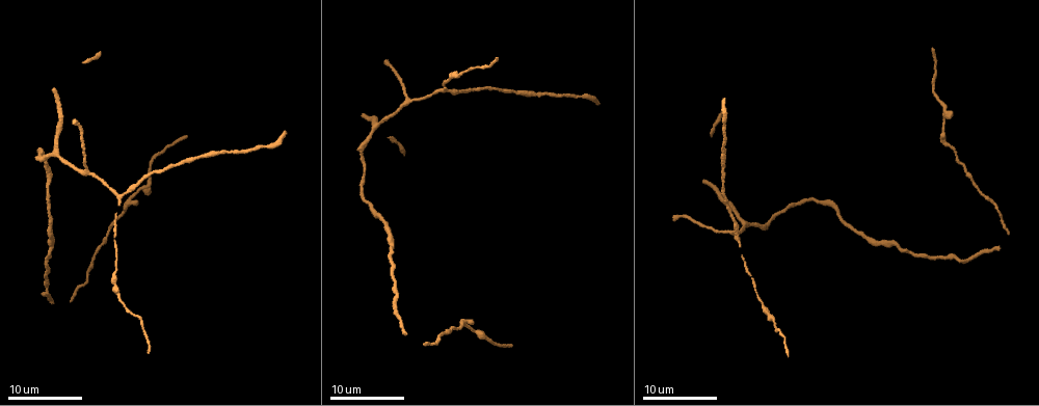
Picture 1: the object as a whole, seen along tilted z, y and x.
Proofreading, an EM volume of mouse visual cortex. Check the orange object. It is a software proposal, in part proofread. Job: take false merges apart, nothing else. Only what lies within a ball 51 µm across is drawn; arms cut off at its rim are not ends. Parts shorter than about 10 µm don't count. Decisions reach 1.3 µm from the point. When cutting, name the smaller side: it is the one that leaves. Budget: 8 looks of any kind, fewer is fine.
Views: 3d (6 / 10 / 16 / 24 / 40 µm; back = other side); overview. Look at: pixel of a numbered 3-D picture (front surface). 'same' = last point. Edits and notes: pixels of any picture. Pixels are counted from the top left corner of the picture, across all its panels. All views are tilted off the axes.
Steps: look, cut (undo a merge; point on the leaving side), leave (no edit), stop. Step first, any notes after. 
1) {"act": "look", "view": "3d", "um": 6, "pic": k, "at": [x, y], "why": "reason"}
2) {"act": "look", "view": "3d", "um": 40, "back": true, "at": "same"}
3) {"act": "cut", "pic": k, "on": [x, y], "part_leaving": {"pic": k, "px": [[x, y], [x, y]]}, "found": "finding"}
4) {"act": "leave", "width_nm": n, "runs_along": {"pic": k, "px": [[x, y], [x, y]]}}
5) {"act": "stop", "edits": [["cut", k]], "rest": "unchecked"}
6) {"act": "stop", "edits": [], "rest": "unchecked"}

{"act": "look", "view": "3d", "um": 10, "pic": 1, "at": [951, 147], "why": "calibre changes"}

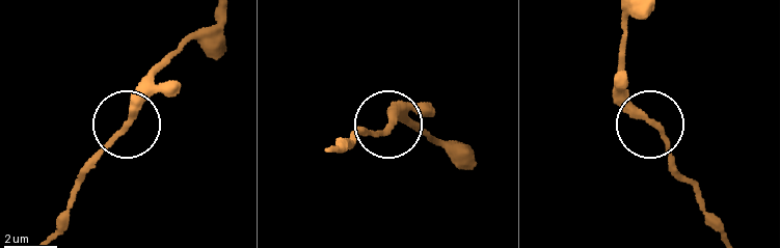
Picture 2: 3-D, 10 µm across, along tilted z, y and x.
{"act": "look", "view": "3d", "um": 10, "back": true, "pic": 2, "at": [129, 120]}

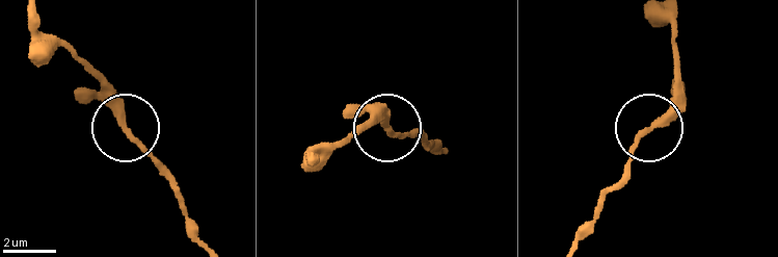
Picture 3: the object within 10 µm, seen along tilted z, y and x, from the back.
{"act": "leave", "found": "one cell here"}

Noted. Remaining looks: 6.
{"act": "look", "view": "3d", "um": 10, "pic": 1, "at": [943, 103], "why": "sudden change in width"}

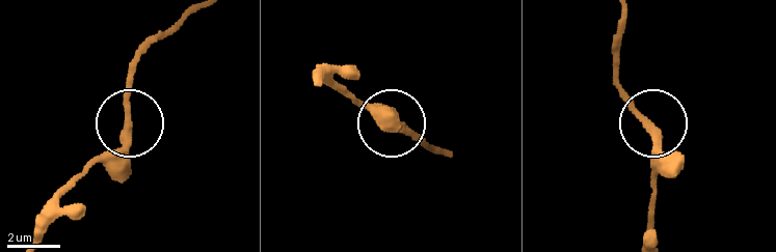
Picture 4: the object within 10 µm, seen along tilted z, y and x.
{"act": "leave", "runs_along": {"pic": 4, "px": [[36, 236], [65, 188], [116, 150], [126, 123], [131, 60]]}, "found": "continuous, no second cell"}

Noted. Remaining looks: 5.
{"act": "look", "view": "3d", "um": 10, "pic": 1, "at": [371, 208], "why": "thick turns thin"}

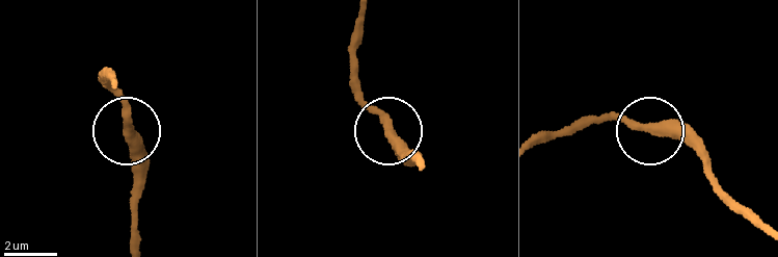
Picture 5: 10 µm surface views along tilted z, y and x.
{"act": "look", "view": "3d", "um": 6, "pic": 5, "at": [653, 129]}

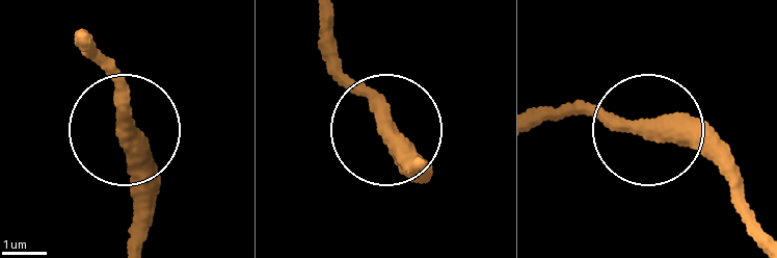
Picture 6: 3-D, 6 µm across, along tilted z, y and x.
{"act": "leave", "width_nm": 380, "found": "all the same cell"}

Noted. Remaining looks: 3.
{"act": "look", "view": "3d", "um": 6, "pic": 1, "at": [366, 173], "why": "thin neck"}

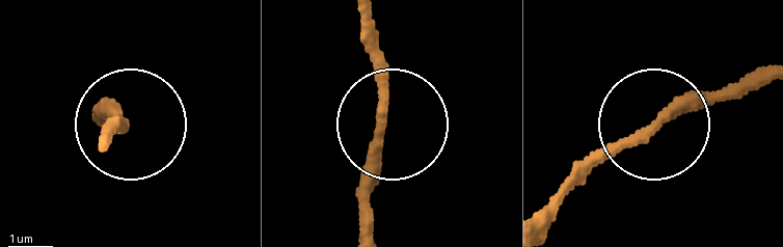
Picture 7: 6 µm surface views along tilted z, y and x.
{"act": "look", "view": "3d", "um": 6, "back": true, "pic": 7, "at": [649, 128]}

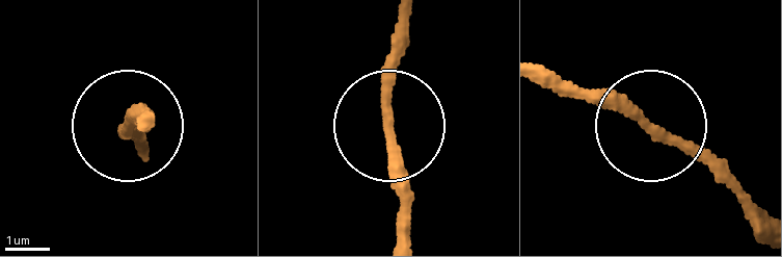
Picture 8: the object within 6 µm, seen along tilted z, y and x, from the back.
{"act": "leave", "runs_along": {"pic": 8, "px": [[544, 80], [623, 101], [758, 214]]}, "found": "one cell here"}

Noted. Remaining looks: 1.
{"act": "stop", "edits": [], "rest": "unchecked"}

